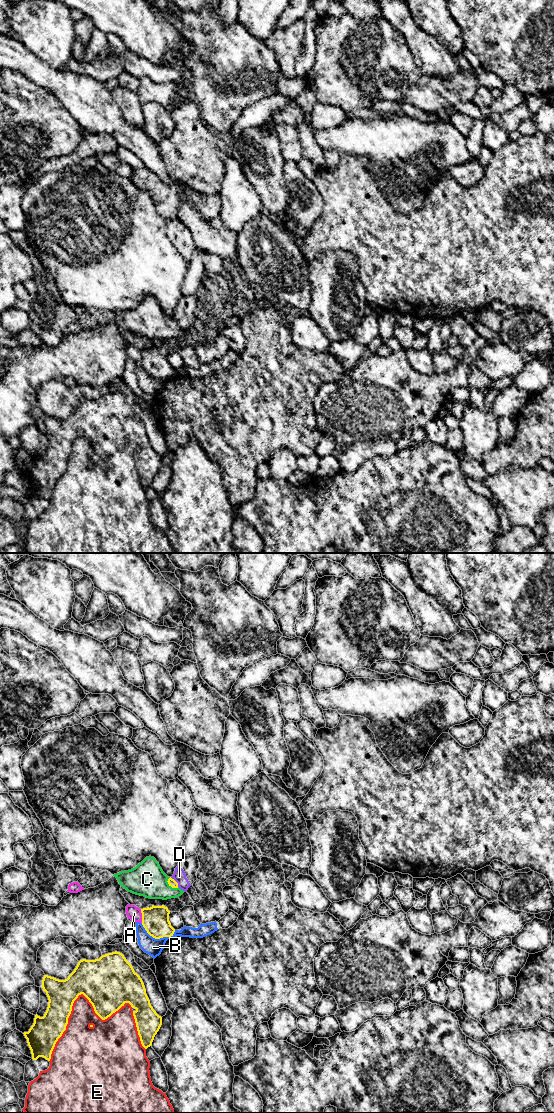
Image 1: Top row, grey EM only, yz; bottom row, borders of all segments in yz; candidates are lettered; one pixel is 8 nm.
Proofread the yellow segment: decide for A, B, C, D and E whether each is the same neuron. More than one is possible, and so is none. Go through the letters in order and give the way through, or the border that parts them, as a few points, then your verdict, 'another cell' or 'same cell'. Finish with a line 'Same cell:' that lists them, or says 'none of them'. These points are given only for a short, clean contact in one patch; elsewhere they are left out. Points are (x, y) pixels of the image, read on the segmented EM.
A: another cell
B: another cell
C: another cell
D: way yz (171, 882), (175, 881), (179, 876); same cell
E: another cell
Same cell: D

